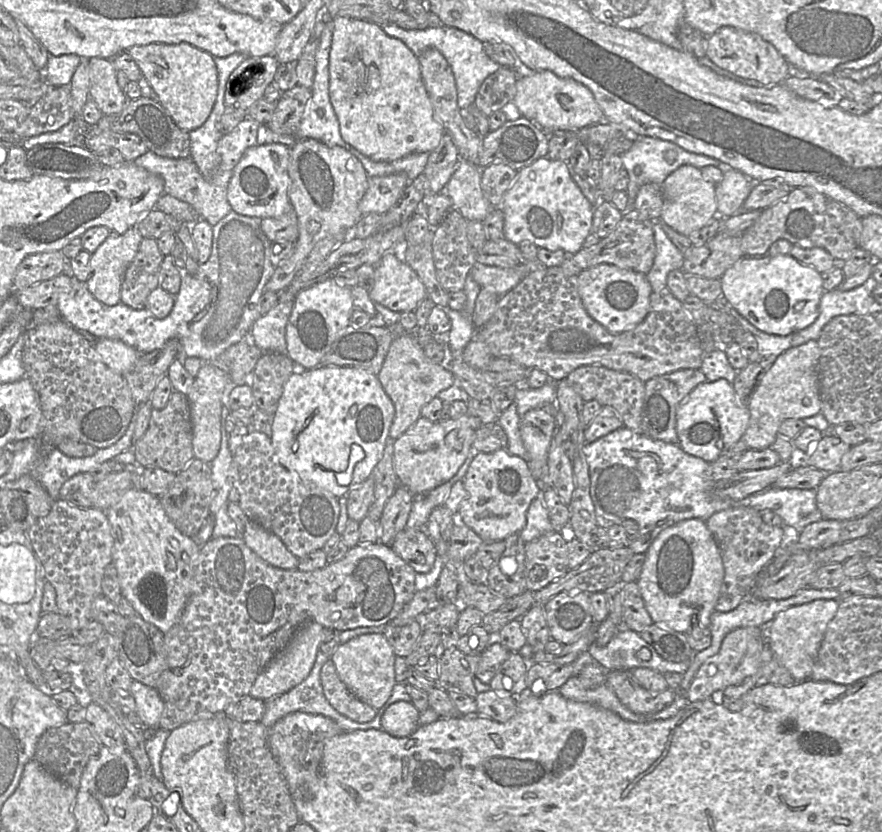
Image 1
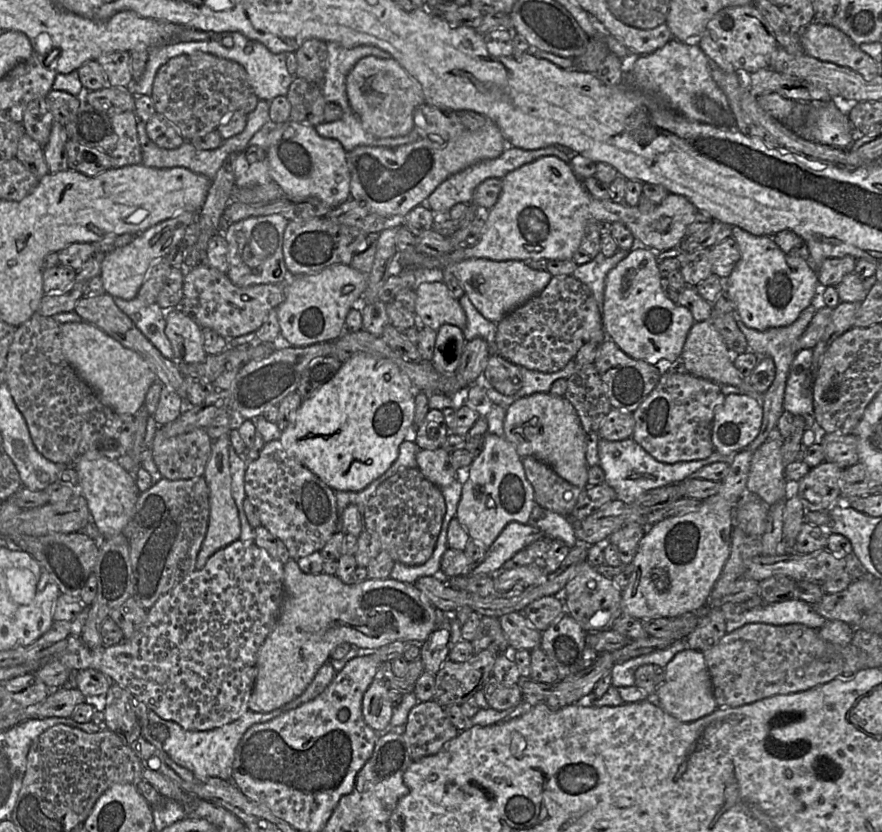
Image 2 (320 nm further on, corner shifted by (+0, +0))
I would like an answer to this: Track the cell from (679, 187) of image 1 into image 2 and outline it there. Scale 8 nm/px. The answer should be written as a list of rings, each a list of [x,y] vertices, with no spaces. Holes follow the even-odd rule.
[[[544,156],[540,157],[530,163],[524,164],[523,166],[507,173],[502,178],[502,191],[500,196],[495,203],[495,205],[487,210],[482,210],[485,216],[485,227],[479,241],[473,246],[460,246],[455,248],[452,252],[441,255],[441,256],[428,256],[421,252],[400,252],[398,251],[398,264],[404,270],[441,270],[446,266],[460,262],[467,259],[473,258],[487,258],[494,261],[507,261],[507,260],[569,260],[573,258],[574,253],[578,249],[584,233],[586,226],[589,221],[607,221],[610,223],[613,222],[620,222],[624,224],[633,234],[634,238],[636,239],[637,245],[641,245],[643,247],[649,248],[654,252],[663,252],[671,249],[678,248],[680,242],[686,237],[686,228],[687,226],[693,221],[696,213],[698,212],[696,207],[684,196],[678,194],[671,194],[669,193],[659,205],[656,205],[652,210],[648,212],[642,212],[639,210],[638,206],[629,206],[625,203],[614,203],[611,200],[598,200],[594,198],[584,187],[582,184],[582,180],[576,176],[574,171],[572,170],[570,163],[564,162],[563,160],[559,159],[557,156]]]

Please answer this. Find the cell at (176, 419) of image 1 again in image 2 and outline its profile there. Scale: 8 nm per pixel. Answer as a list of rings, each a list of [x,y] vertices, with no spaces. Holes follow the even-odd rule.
[[[160,427],[155,433],[150,449],[162,478],[186,480],[204,475],[212,445],[213,440],[204,428],[166,437]]]

